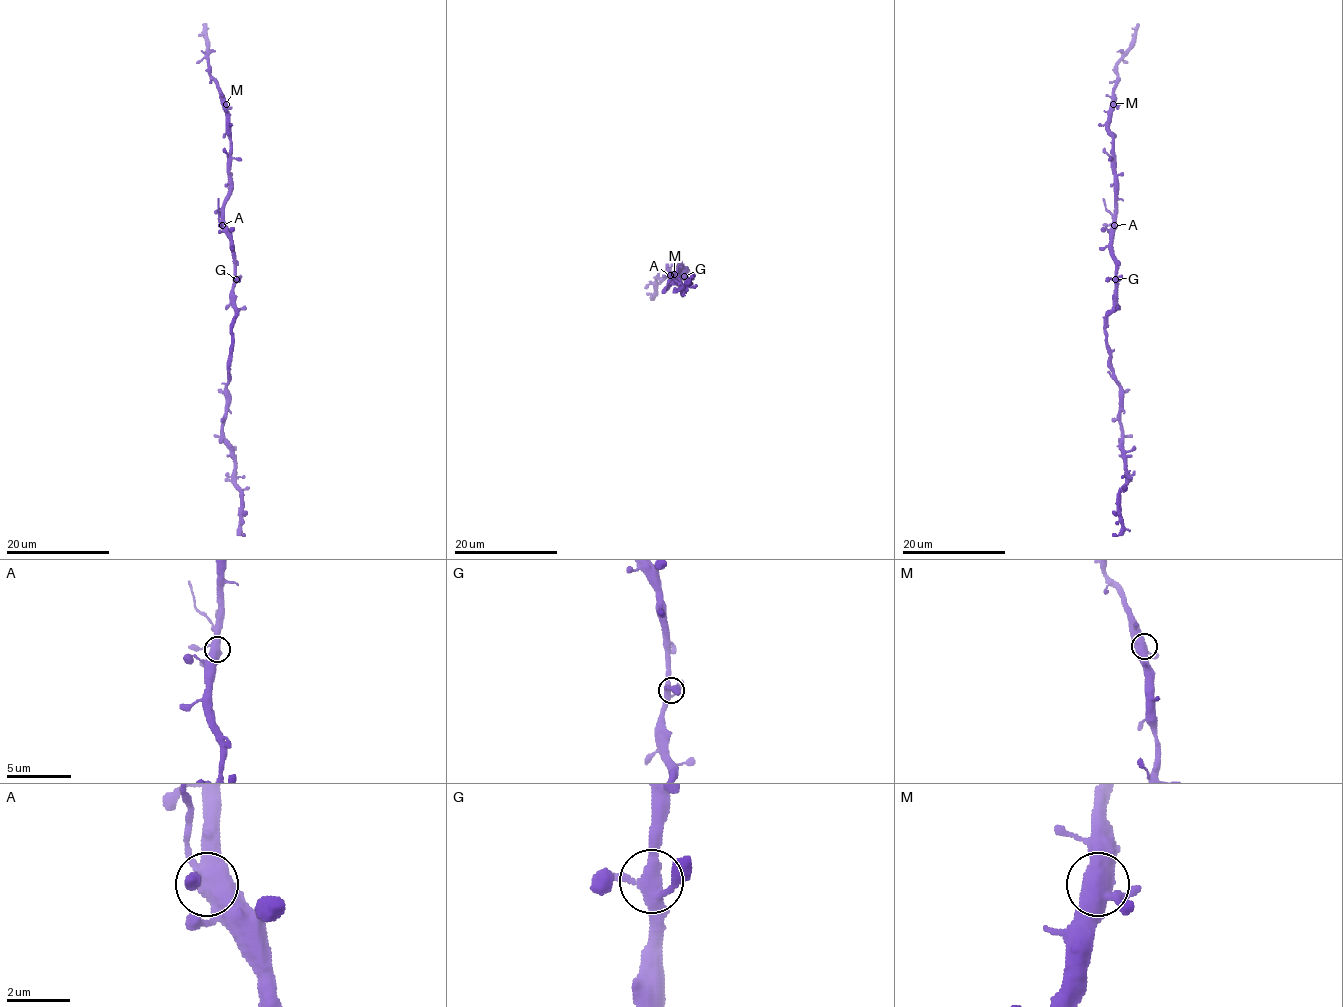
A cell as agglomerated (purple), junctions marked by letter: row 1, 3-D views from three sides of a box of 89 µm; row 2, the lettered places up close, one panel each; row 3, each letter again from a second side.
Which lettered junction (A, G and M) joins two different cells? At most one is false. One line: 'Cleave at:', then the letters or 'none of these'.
Cleave at: A

